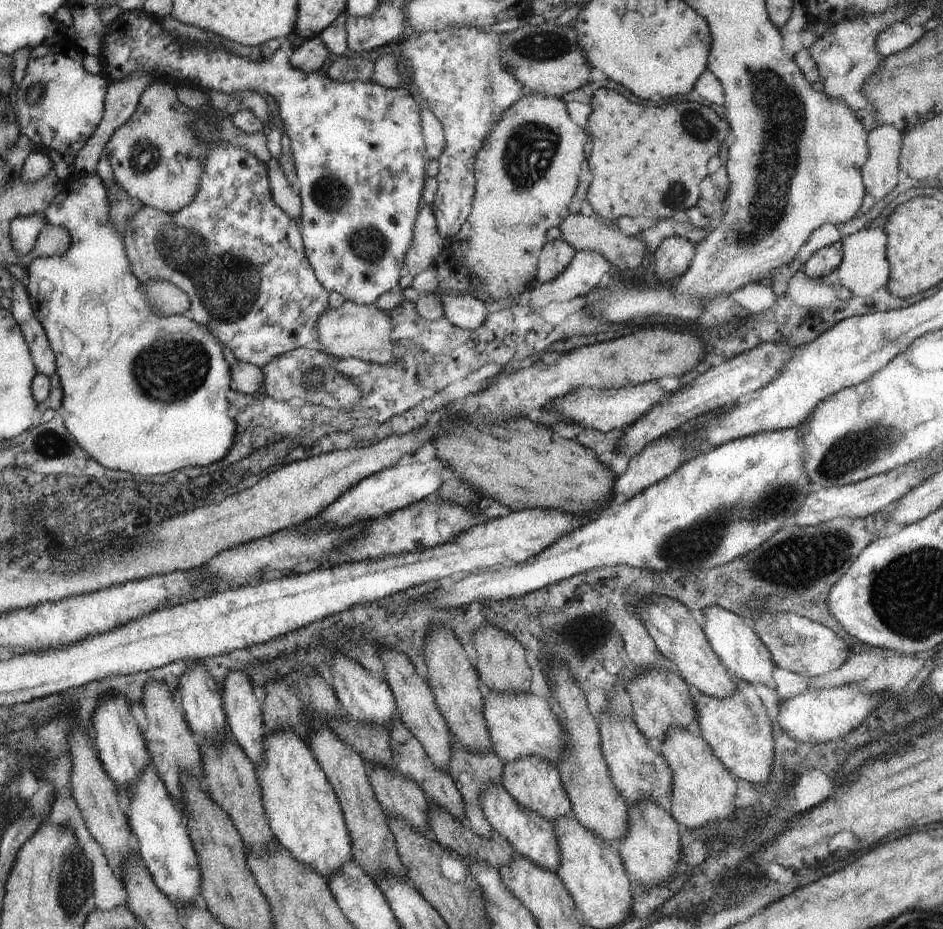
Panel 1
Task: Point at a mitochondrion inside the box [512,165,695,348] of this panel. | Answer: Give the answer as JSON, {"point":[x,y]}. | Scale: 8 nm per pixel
{"point":[676,195]}

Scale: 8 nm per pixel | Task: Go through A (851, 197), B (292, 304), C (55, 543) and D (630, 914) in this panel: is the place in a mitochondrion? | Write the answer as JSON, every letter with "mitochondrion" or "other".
{"A":"other","B":"other","C":"other","D":"other"}

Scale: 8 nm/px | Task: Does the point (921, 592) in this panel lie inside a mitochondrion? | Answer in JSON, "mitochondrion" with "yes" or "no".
{"mitochondrion":"yes"}

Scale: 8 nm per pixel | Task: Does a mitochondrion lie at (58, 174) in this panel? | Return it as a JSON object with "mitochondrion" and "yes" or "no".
{"mitochondrion":"no"}

